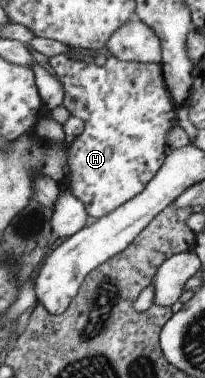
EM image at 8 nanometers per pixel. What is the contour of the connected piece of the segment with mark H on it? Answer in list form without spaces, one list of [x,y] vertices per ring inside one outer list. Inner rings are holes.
[[[54,55],[48,58],[47,64],[61,83],[64,92],[61,105],[70,115],[81,118],[84,126],[67,144],[68,176],[62,187],[81,201],[87,216],[101,218],[139,194],[158,171],[167,152],[165,134],[175,124],[177,109],[172,104],[159,64],[122,61],[113,55],[94,63]]]

